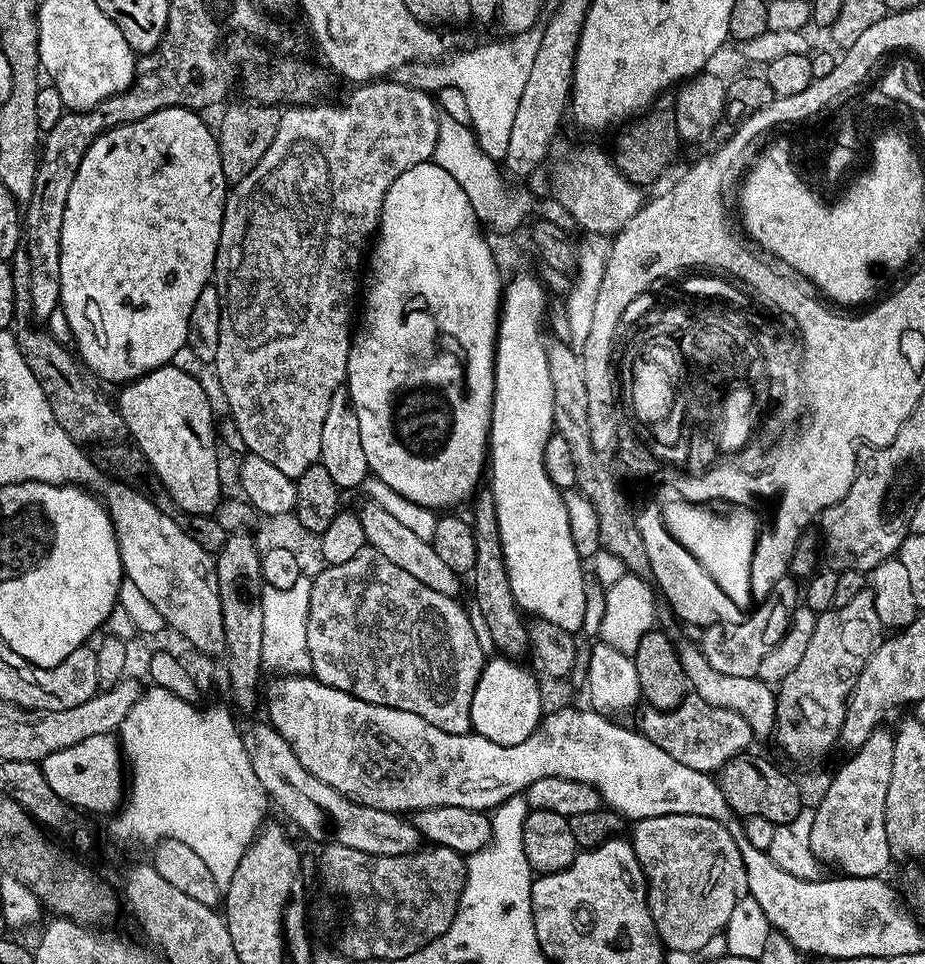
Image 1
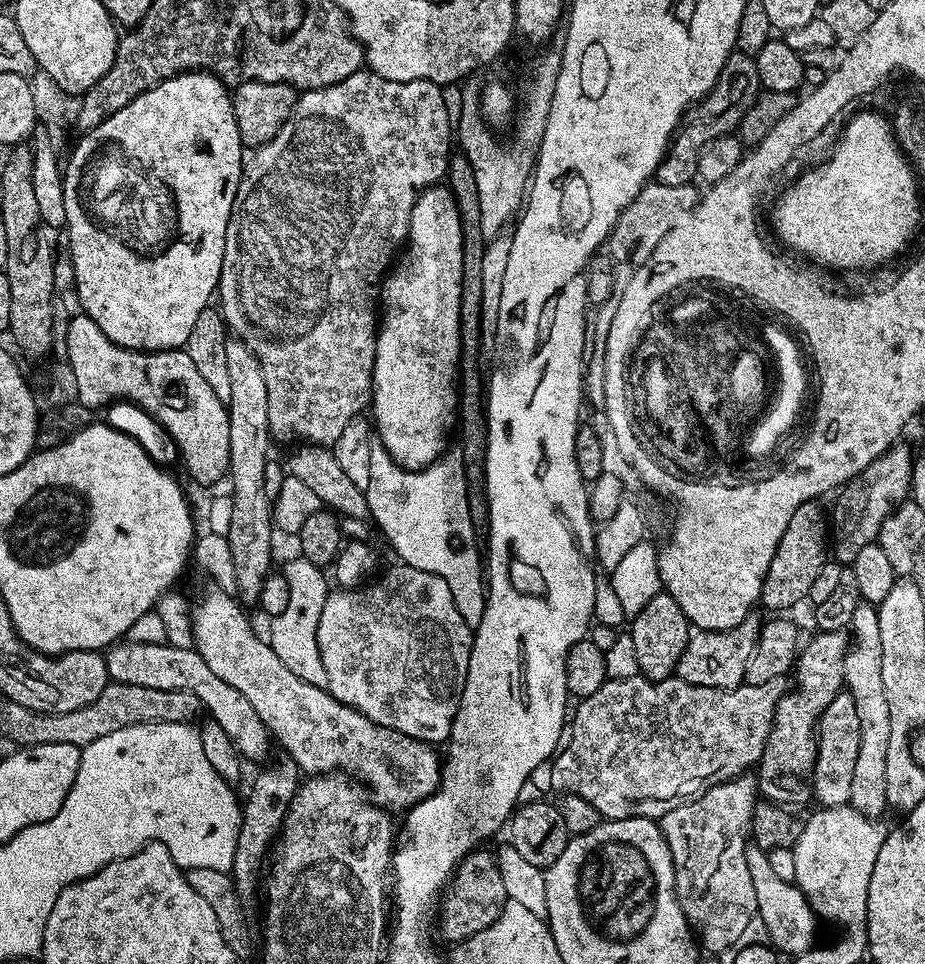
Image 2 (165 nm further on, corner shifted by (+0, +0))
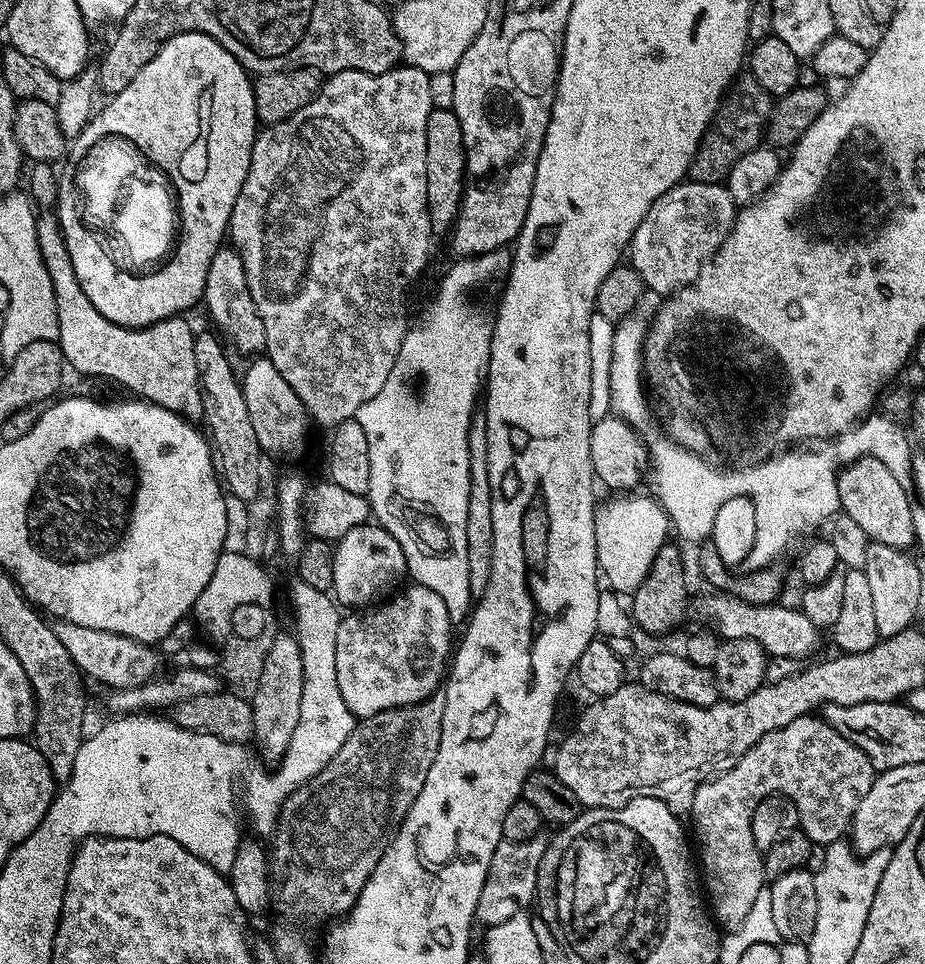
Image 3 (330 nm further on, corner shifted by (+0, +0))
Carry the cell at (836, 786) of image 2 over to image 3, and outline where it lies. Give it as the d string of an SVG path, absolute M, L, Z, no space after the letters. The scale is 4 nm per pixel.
M809 714L794 718L790 726L775 728L770 734L758 738L758 742L754 742L754 746L750 746L746 754L742 754L733 768L700 784L692 796L690 817L692 816L692 824L696 827L696 844L700 847L698 864L699 867L700 864L704 867L702 888L715 923L724 930L737 930L743 926L743 920L754 905L752 864L759 865L762 854L754 846L750 822L762 798L777 794L790 797L794 806L798 806L799 831L806 833L813 845L827 846L849 831L855 810L870 790L873 779L874 769L870 758L866 758L866 754L862 754L862 750L858 750L854 742L846 742L846 738L842 738L842 734L838 734L838 730L834 730L819 715Z

